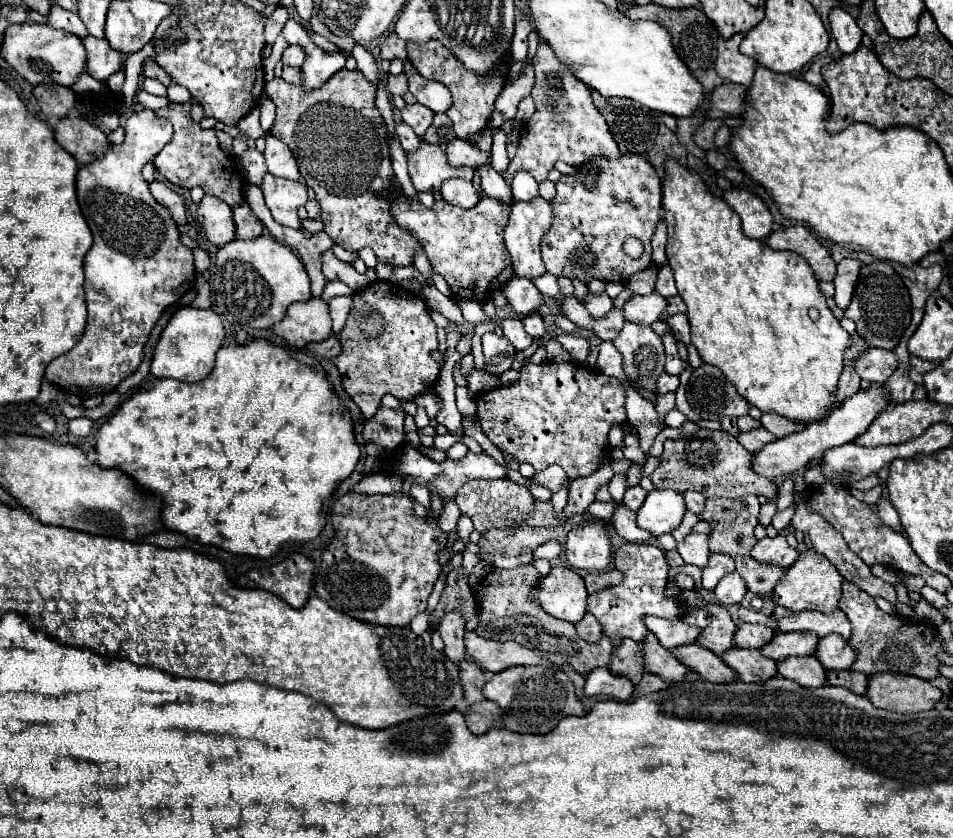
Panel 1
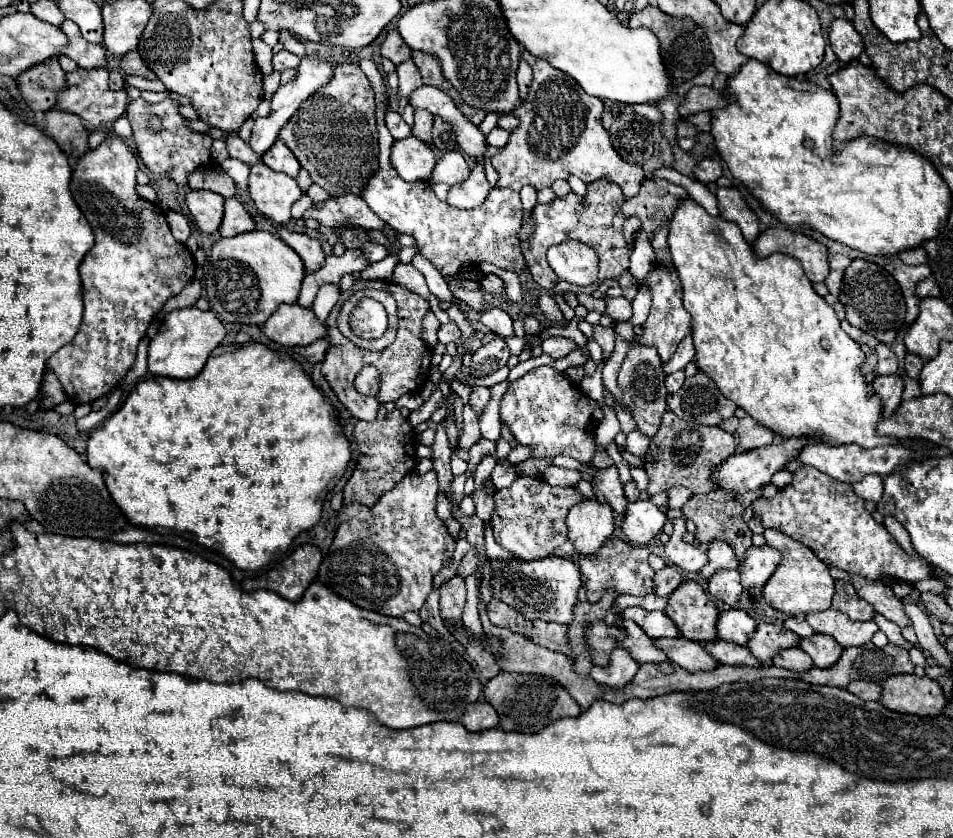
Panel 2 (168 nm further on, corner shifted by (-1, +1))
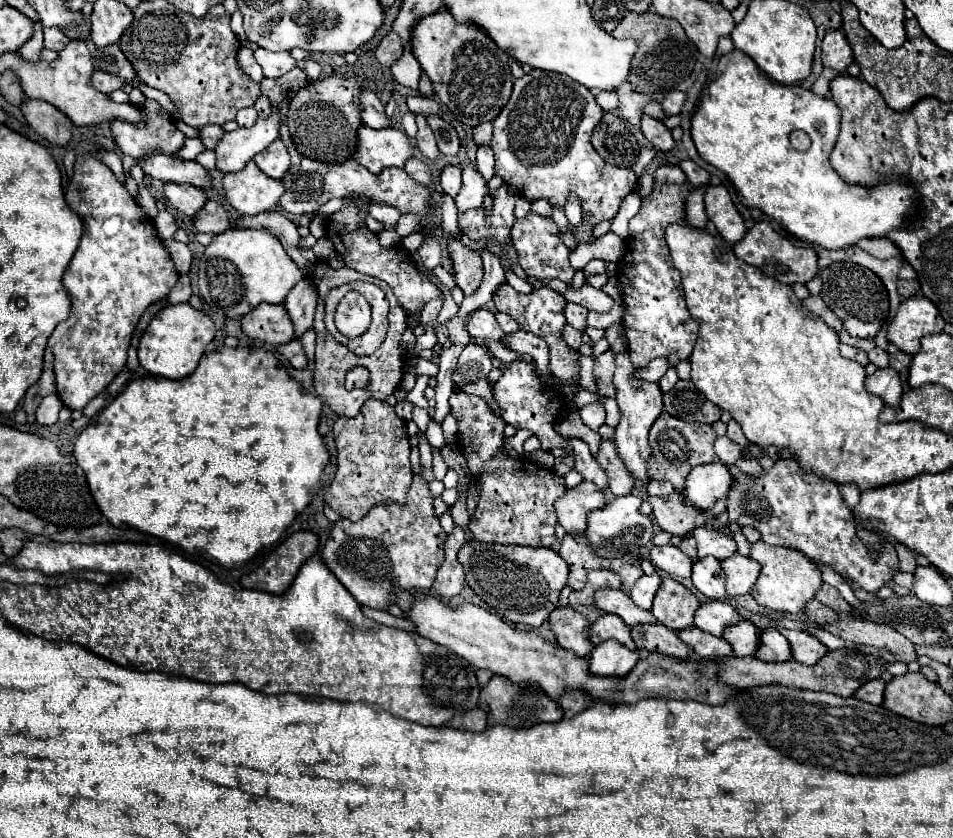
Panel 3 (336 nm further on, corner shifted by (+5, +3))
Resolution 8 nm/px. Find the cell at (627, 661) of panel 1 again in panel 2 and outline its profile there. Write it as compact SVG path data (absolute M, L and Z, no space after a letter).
M603 620L595 622L587 630L587 644L591 648L591 660L597 666L607 666L611 652L625 640L625 632L617 626L607 626Z

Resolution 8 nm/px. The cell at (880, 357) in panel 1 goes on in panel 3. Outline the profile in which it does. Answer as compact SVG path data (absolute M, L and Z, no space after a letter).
M881 348L869 350L867 356L869 356L869 362L873 362L877 368L885 368L885 366L889 364L889 356L887 356L887 352L881 350Z

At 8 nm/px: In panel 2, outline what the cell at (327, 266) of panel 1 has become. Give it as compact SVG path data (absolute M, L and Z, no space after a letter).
M279 228L277 232L283 238L283 242L287 242L301 256L307 272L315 272L315 270L319 270L325 264L325 252L323 252L319 240L309 238L307 234L291 232L287 228Z

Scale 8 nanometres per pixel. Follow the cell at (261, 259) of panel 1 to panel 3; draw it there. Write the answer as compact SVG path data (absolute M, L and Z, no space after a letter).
M229 228L213 238L199 262L199 290L207 308L217 314L239 318L261 302L281 304L287 292L303 278L297 264L267 230Z

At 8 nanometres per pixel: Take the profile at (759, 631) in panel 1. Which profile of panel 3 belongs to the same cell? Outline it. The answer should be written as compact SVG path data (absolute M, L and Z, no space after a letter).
M709 600L695 610L695 626L713 636L721 636L727 626L733 626L739 620L741 616L737 610L723 600Z

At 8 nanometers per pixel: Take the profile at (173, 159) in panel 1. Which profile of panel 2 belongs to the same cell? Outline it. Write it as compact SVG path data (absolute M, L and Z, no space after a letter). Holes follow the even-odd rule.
M143 98L131 100L127 110L125 110L127 120L131 122L133 140L137 146L137 152L141 156L141 160L145 162L145 166L153 172L153 174L161 174L161 176L169 176L173 178L177 184L187 184L187 178L191 172L195 172L199 166L209 166L211 164L211 144L213 138L201 132L193 132L187 126L185 116L179 112L179 102L177 100L163 100L159 104L149 104ZM151 114L159 114L163 118L163 130L159 134L151 132L146 126L146 120Z

